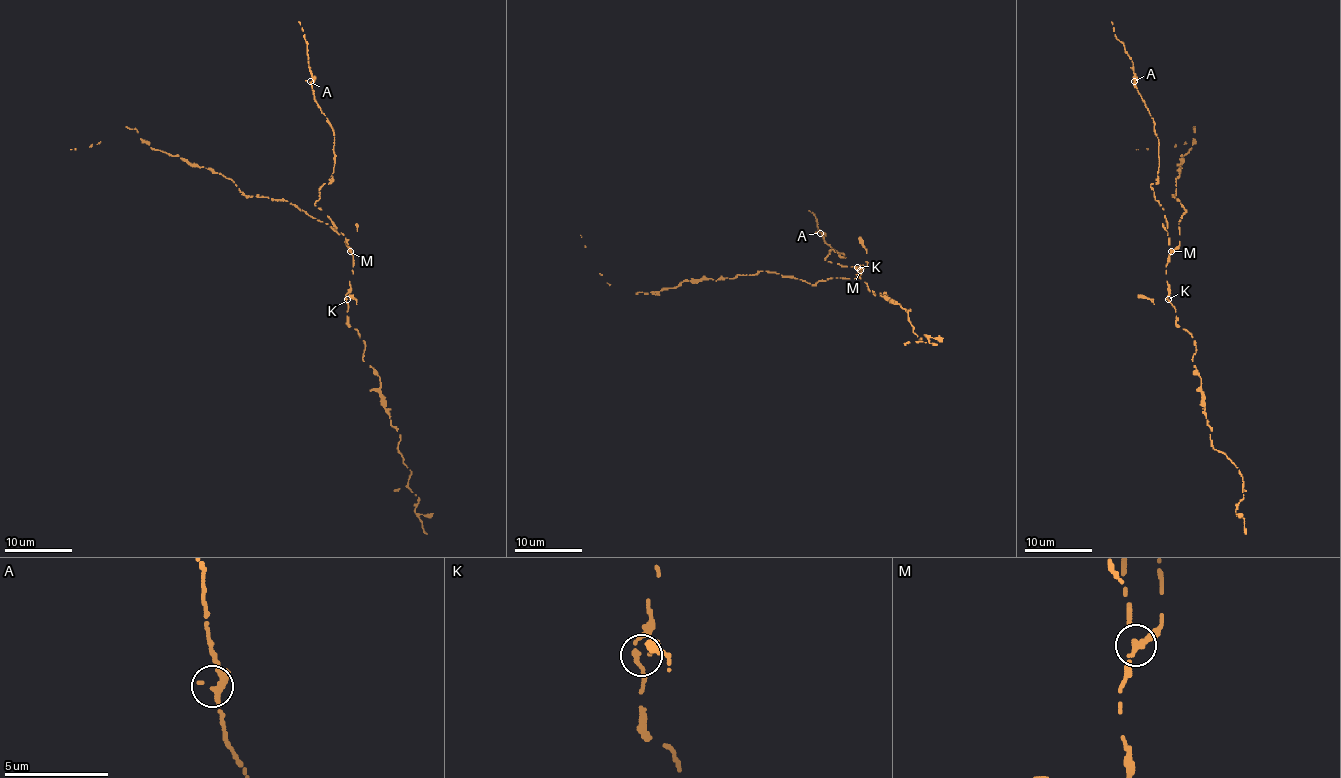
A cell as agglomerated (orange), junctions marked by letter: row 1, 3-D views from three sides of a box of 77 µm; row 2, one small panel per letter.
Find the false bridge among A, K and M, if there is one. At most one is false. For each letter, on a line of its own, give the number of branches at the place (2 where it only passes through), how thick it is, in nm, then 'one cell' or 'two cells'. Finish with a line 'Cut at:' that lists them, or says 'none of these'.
A: branches 3; calibre 240 nm; one cell
K: branches 2; calibre 200 nm; one cell
M: branches 3; calibre 240 nm; two cells
Cut at: M

